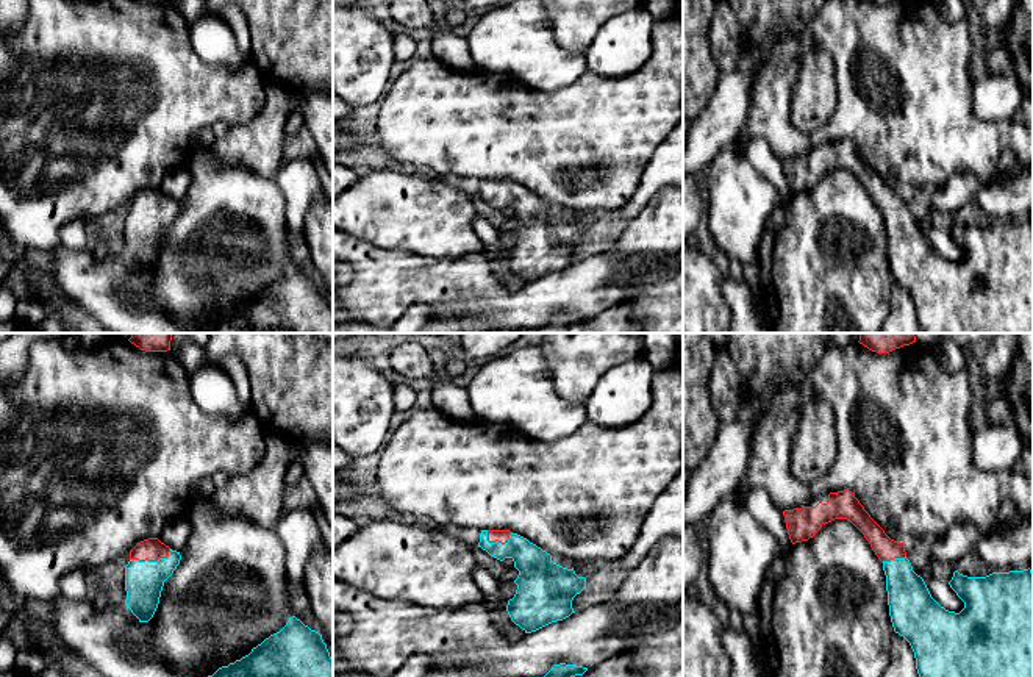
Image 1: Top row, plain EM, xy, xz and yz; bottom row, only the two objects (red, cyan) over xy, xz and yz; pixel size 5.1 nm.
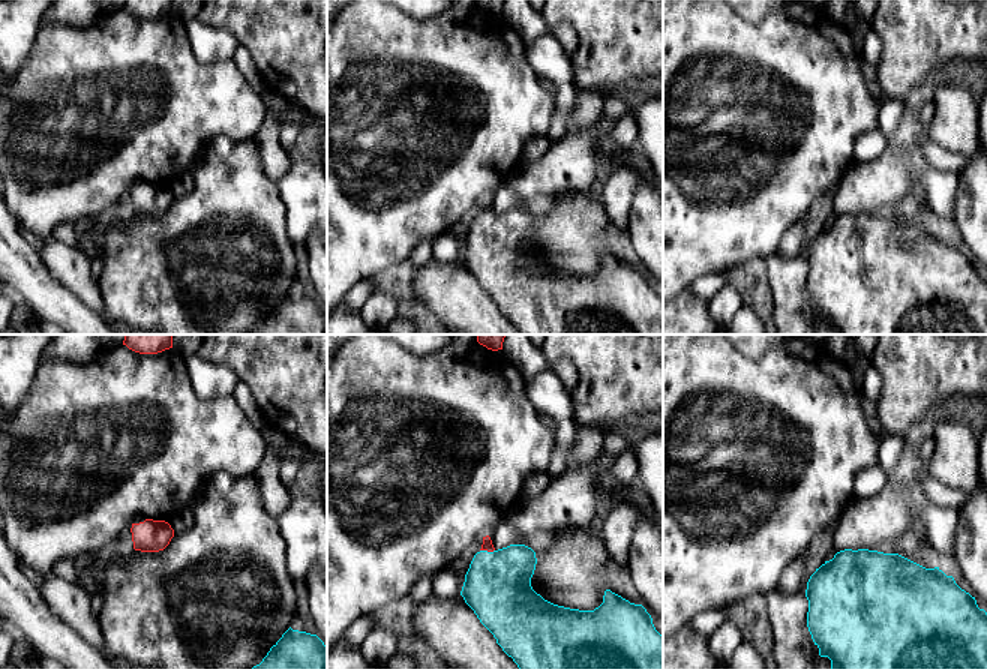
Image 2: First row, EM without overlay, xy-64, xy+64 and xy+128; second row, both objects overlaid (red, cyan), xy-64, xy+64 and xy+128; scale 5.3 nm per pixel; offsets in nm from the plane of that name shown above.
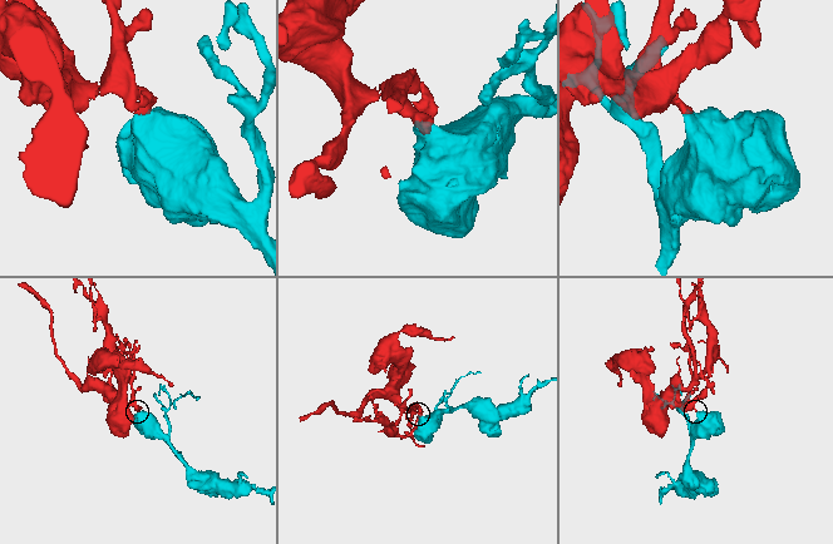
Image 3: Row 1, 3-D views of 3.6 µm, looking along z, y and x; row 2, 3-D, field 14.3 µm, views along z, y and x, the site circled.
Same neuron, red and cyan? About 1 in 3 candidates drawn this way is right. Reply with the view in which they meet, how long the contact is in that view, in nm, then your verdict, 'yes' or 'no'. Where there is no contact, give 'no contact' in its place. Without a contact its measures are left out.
contact in xy; length 220 nm; yes

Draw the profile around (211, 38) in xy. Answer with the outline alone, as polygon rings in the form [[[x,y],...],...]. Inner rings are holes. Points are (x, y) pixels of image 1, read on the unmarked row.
[[[205,14],[188,23],[194,52],[208,64],[238,67],[247,61],[230,25],[217,14]]]

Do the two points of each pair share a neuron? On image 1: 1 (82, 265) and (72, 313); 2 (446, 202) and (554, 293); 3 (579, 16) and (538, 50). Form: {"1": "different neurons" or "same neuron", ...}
{"1": "different neurons", "2": "different neurons", "3": "different neurons"}

